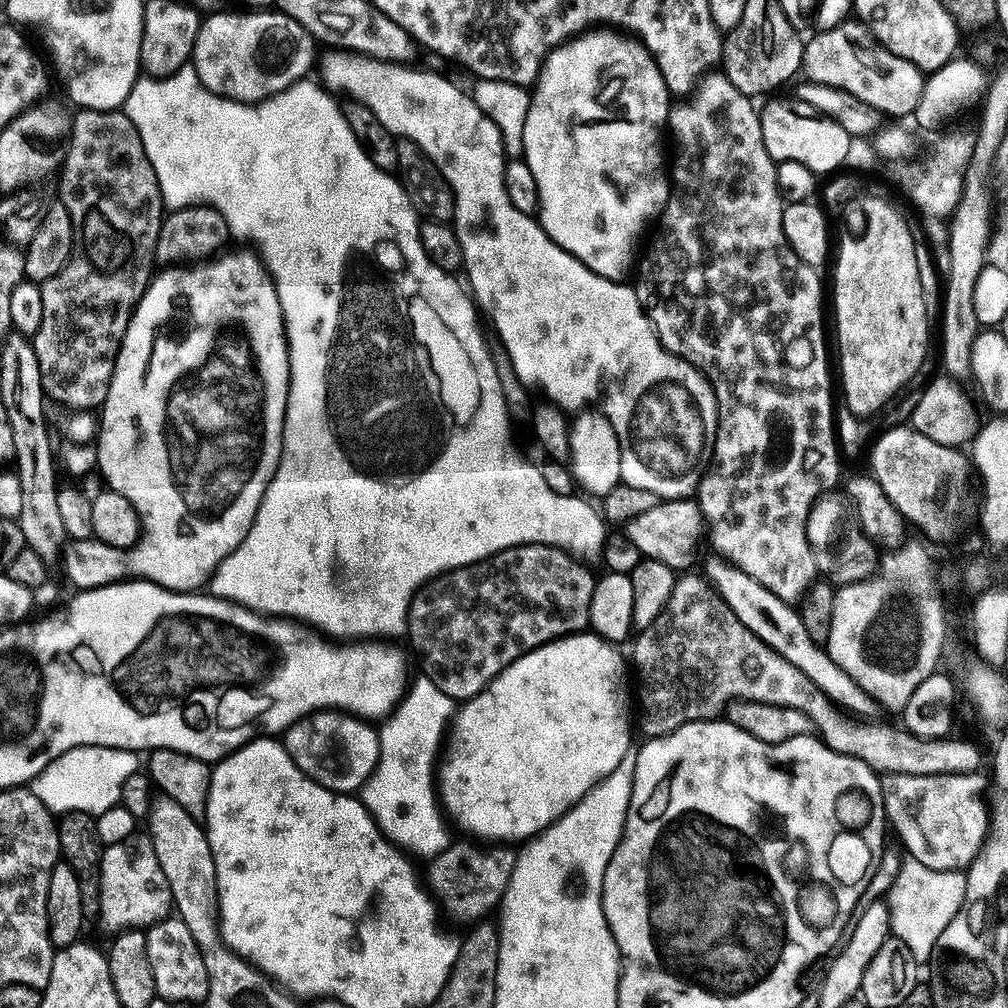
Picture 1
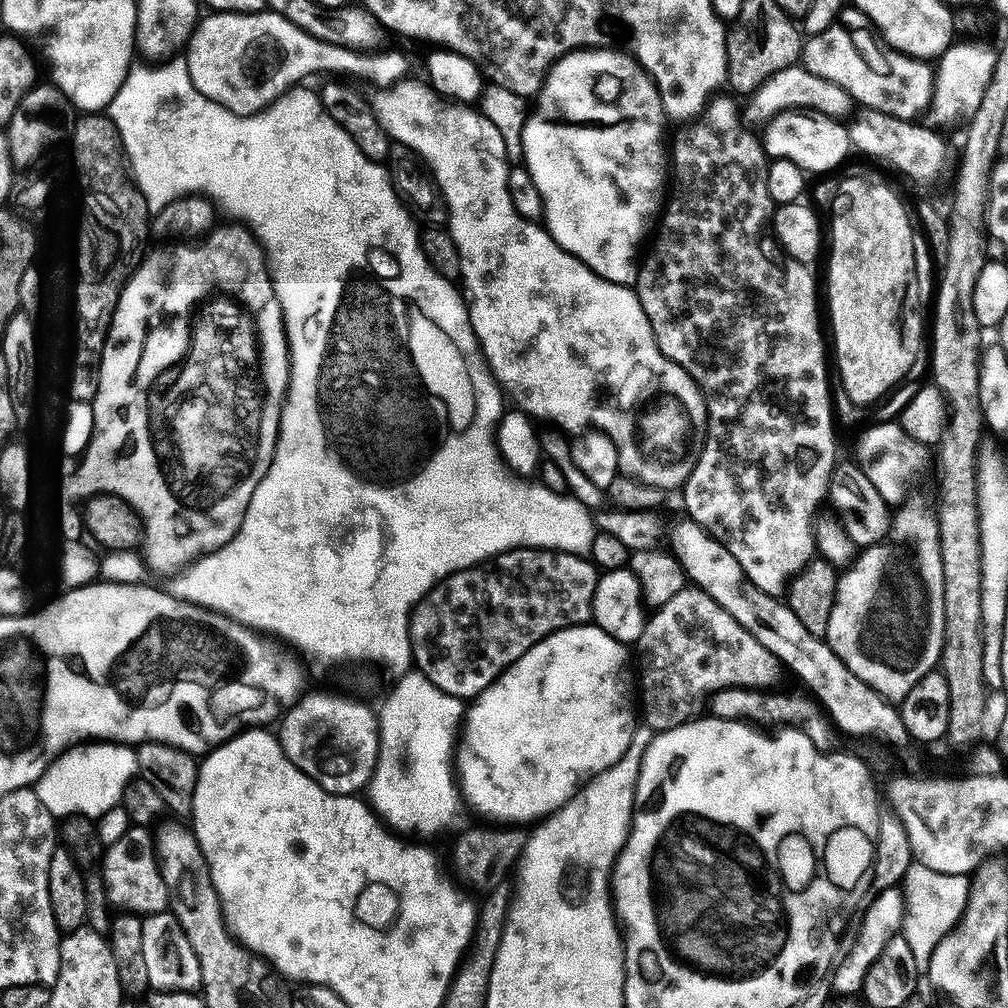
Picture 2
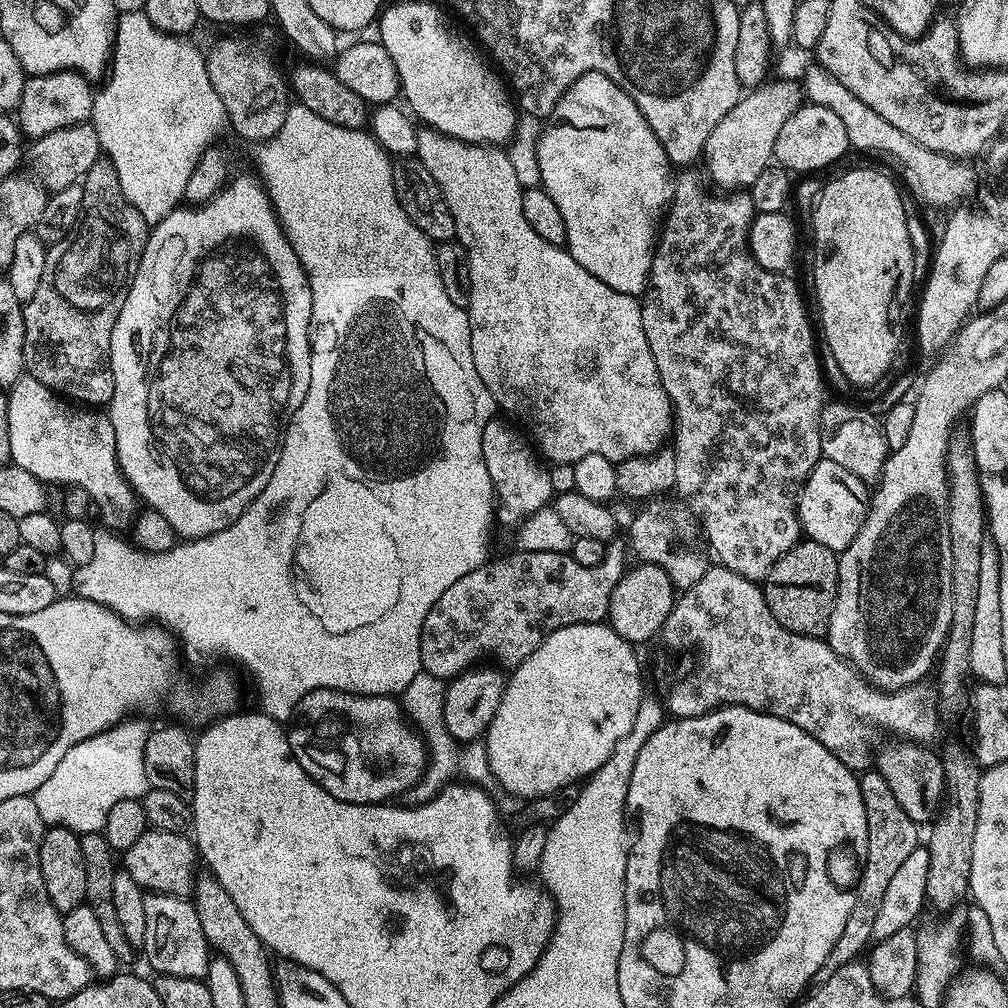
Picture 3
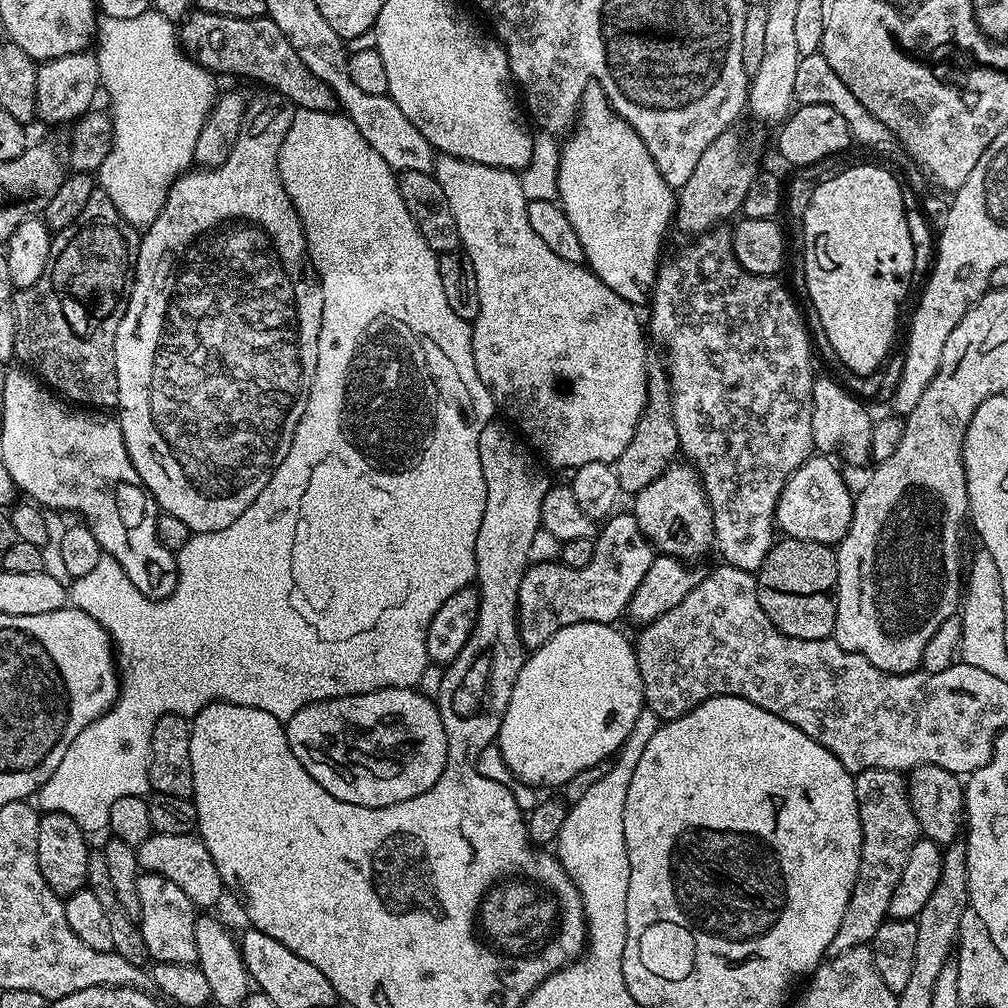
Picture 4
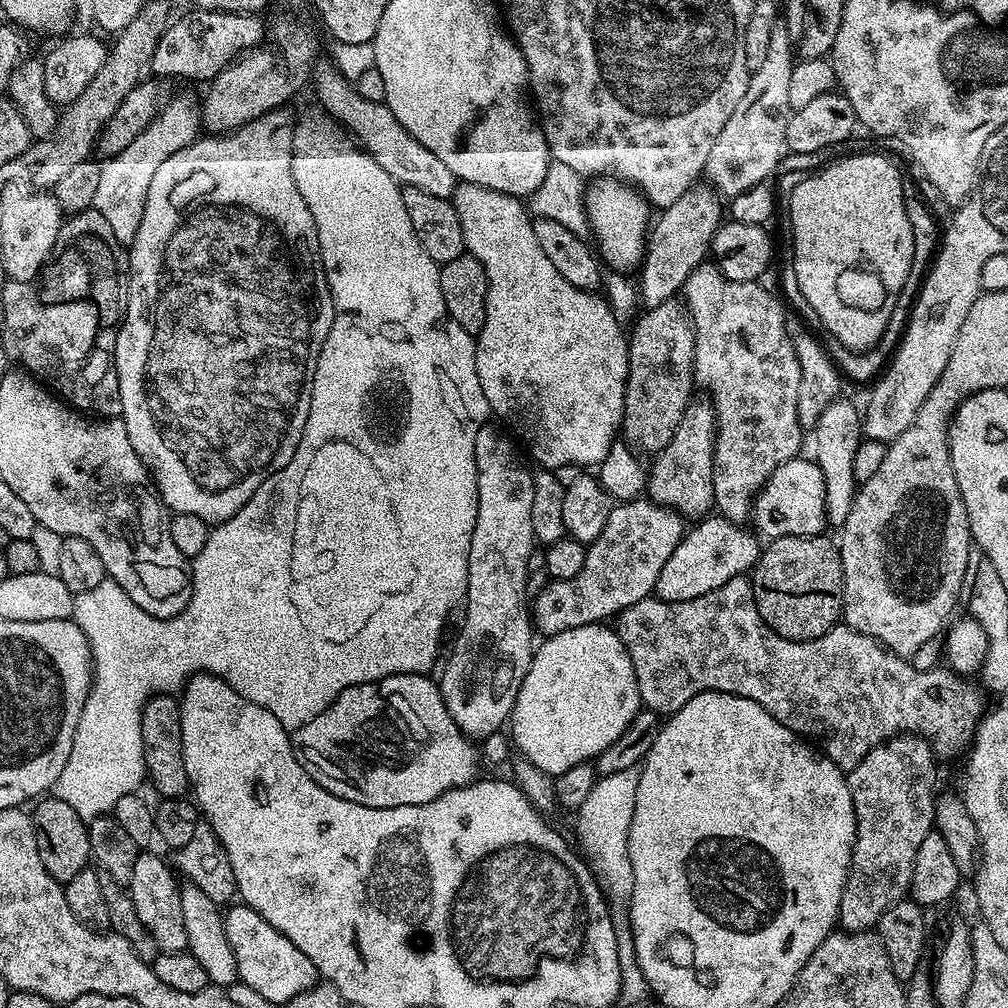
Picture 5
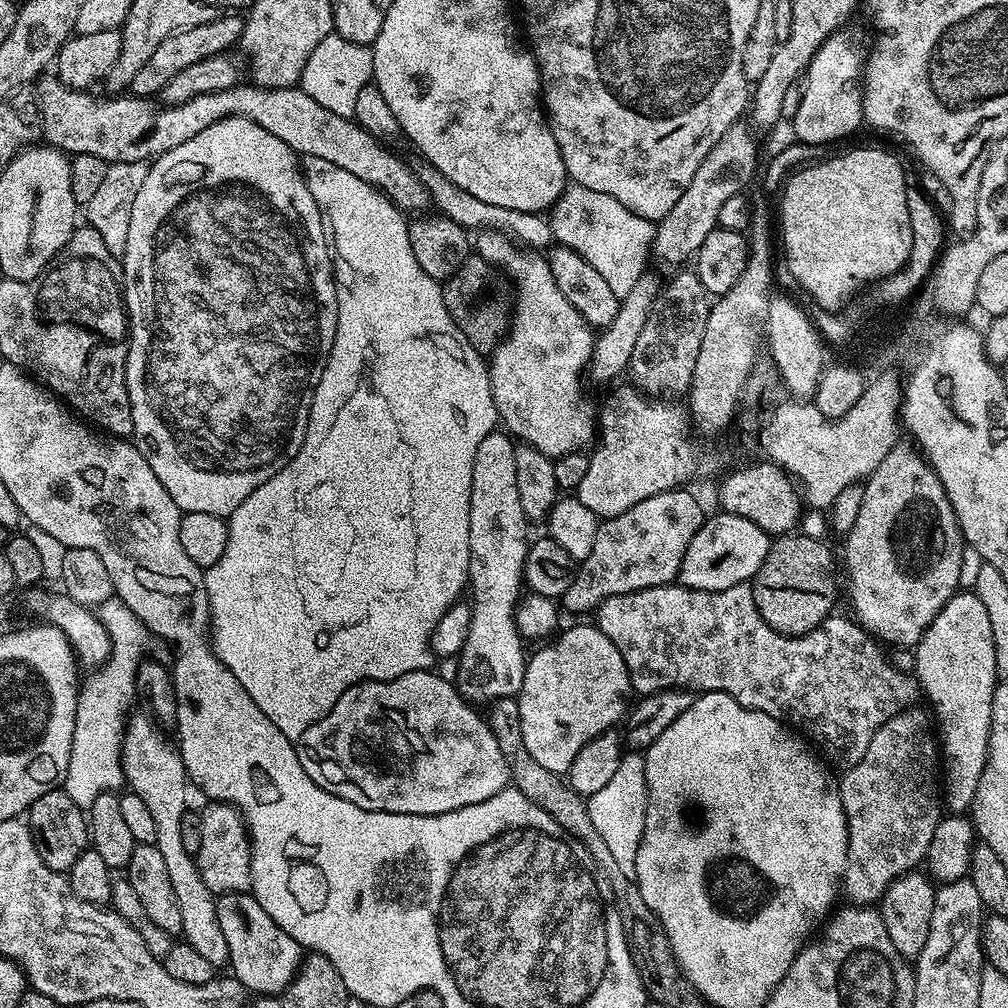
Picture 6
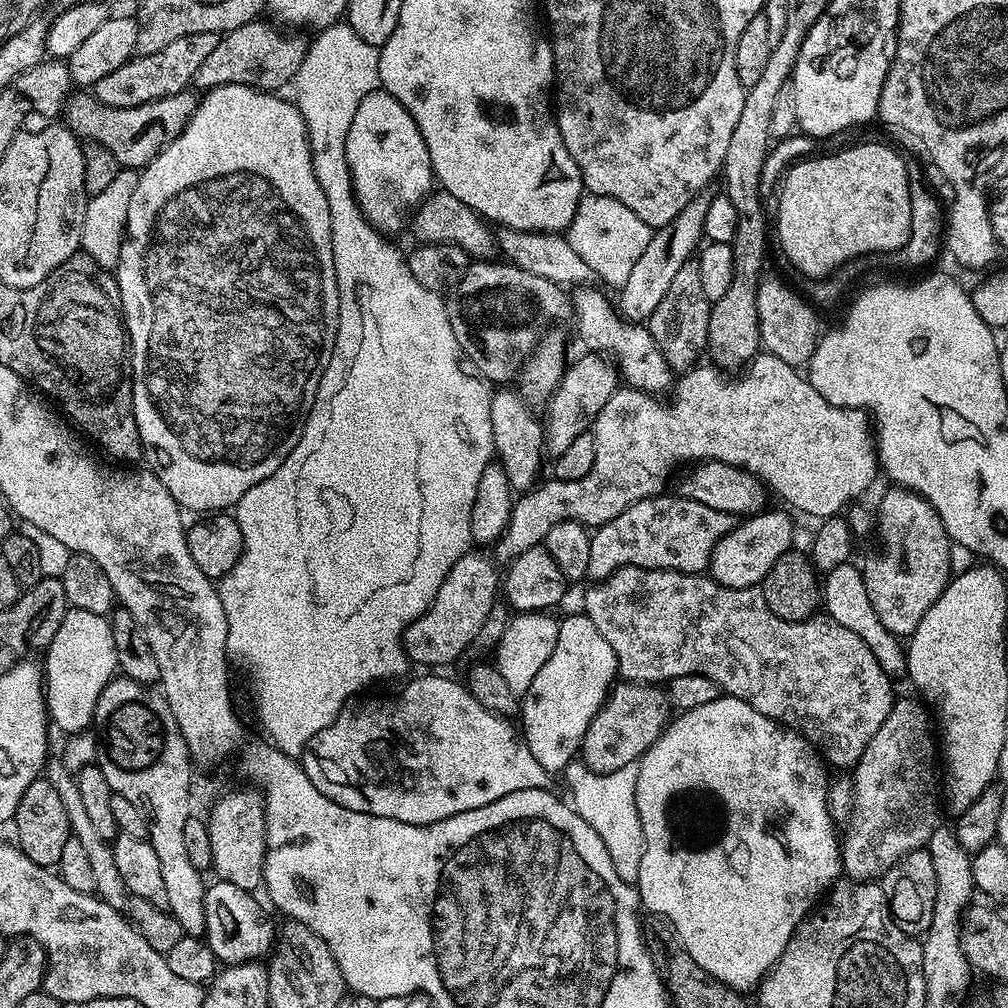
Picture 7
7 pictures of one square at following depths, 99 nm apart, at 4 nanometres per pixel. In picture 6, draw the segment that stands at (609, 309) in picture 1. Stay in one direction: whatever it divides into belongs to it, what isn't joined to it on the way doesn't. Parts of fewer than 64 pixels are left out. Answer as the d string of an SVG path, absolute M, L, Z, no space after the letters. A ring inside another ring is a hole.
M484 230L477 236L480 237L475 237L474 248L478 255L487 264L499 268L509 281L514 282L512 323L507 337L491 352L488 364L490 390L494 394L499 423L517 441L529 444L542 454L553 458L585 451L597 439L598 416L593 409L591 412L580 405L580 375L585 375L588 361L592 358L597 333L591 324L584 321L582 314L578 314L578 310L570 306L566 294L558 290L558 282L554 282L554 274L550 274L547 259L539 251L525 250L500 230Z

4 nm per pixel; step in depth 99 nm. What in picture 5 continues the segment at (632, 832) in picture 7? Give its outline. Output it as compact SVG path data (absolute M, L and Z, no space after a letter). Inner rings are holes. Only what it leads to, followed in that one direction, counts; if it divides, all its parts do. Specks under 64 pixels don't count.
M639 767L618 770L618 774L599 777L595 786L590 790L590 794L586 794L586 802L582 802L577 815L580 817L576 820L576 832L580 835L581 845L579 844L579 847L582 849L583 855L590 861L607 899L610 901L612 925L616 931L618 962L622 977L620 1000L628 1004L640 1004L650 996L646 978L639 966L636 965L630 915L626 909L626 903L632 899L632 891L634 890L634 870L630 866L628 835L630 834L630 822L634 818L634 798L638 798L639 777Z

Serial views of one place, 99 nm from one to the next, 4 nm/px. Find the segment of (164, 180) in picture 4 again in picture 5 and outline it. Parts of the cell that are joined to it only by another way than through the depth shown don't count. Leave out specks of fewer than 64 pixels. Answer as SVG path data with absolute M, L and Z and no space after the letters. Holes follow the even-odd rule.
M169 99L160 113L134 138L134 142L126 146L126 150L117 156L107 157L100 164L102 178L98 182L98 191L94 193L92 207L98 210L98 214L102 214L102 218L106 218L106 222L110 222L110 230L114 230L114 236L120 244L127 245L142 222L146 194L154 174L158 174L158 166L162 166L170 154L178 154L178 150L197 139L196 128L199 124L200 114L194 110L194 104L192 108L188 100Z

